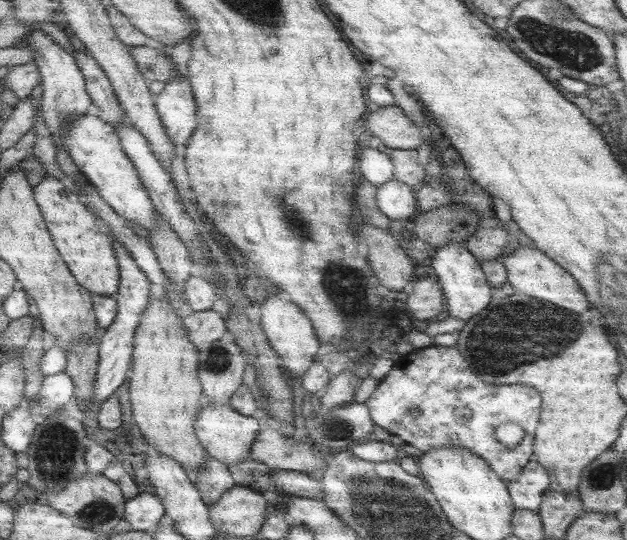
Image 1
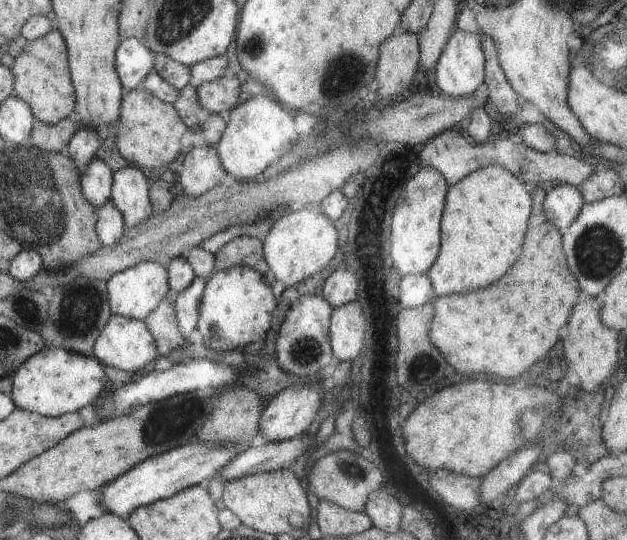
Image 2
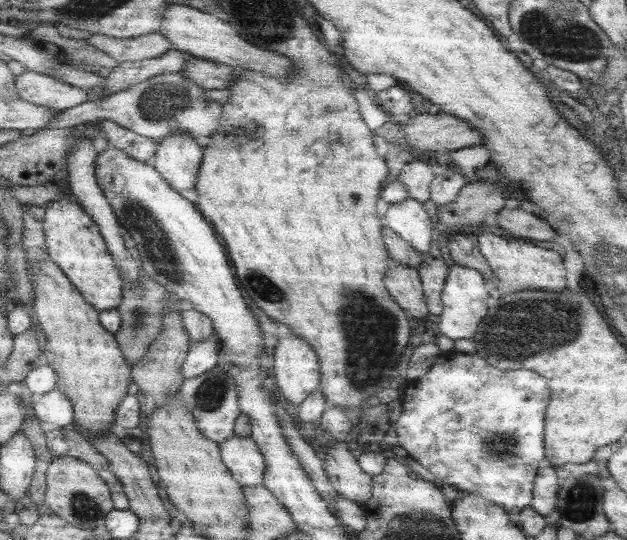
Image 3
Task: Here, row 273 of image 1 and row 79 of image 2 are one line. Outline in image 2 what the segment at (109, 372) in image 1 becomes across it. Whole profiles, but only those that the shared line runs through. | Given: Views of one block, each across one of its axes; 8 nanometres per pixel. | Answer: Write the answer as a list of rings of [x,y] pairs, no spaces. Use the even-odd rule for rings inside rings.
[[[137,38],[119,40],[113,52],[113,64],[115,64],[117,80],[123,90],[131,90],[153,70],[151,56],[153,52],[147,48],[143,40]]]

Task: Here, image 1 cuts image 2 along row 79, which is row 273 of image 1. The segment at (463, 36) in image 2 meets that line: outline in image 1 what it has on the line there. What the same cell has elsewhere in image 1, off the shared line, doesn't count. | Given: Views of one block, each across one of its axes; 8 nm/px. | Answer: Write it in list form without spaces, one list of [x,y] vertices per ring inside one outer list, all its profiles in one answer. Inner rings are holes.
[[[449,244],[435,250],[431,254],[431,268],[433,268],[433,278],[437,280],[441,294],[445,298],[445,310],[449,318],[467,322],[467,318],[471,318],[479,310],[485,310],[487,304],[491,302],[491,286],[487,284],[481,272],[481,264],[477,264],[477,260],[469,254],[469,250],[461,248],[459,244]]]

